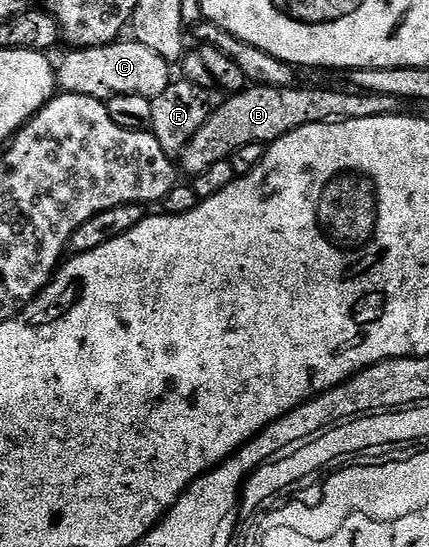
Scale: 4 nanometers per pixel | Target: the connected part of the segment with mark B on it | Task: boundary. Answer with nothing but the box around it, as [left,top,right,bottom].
[180,85,400,177]

